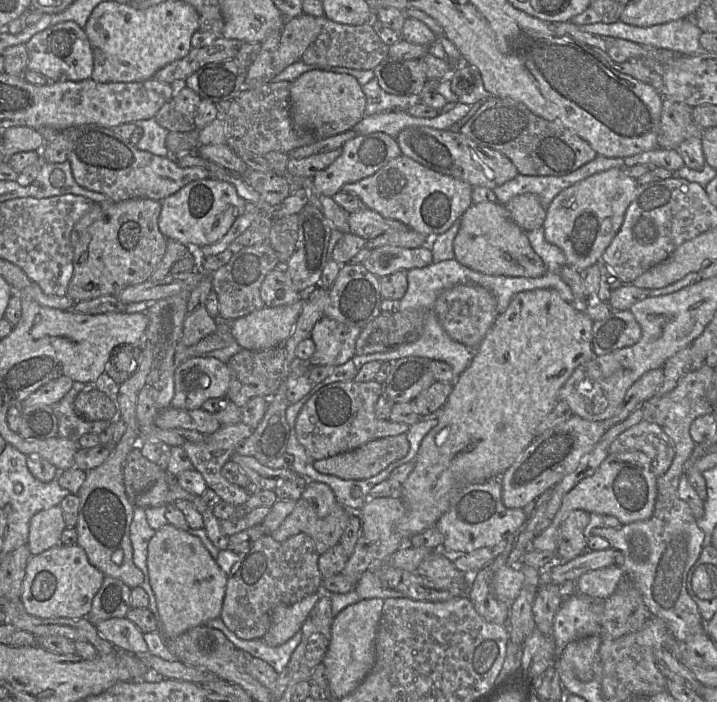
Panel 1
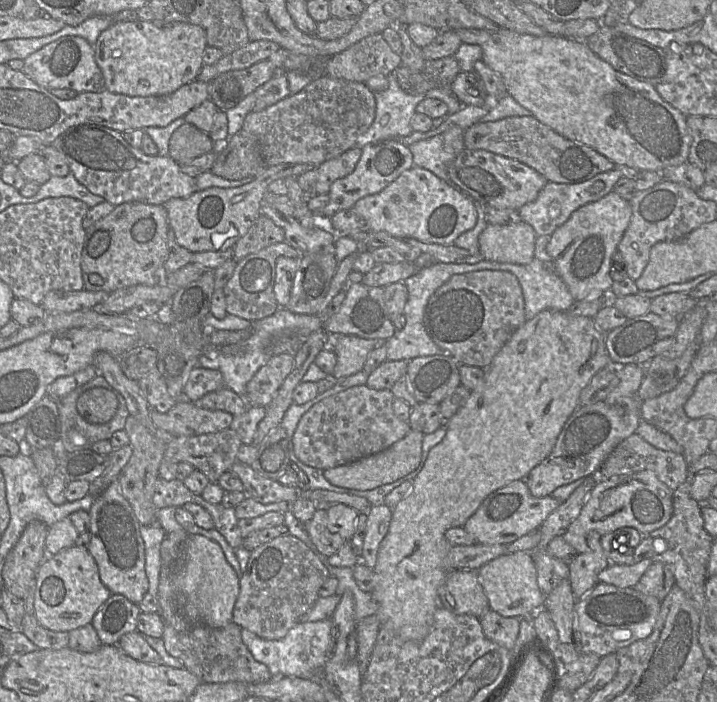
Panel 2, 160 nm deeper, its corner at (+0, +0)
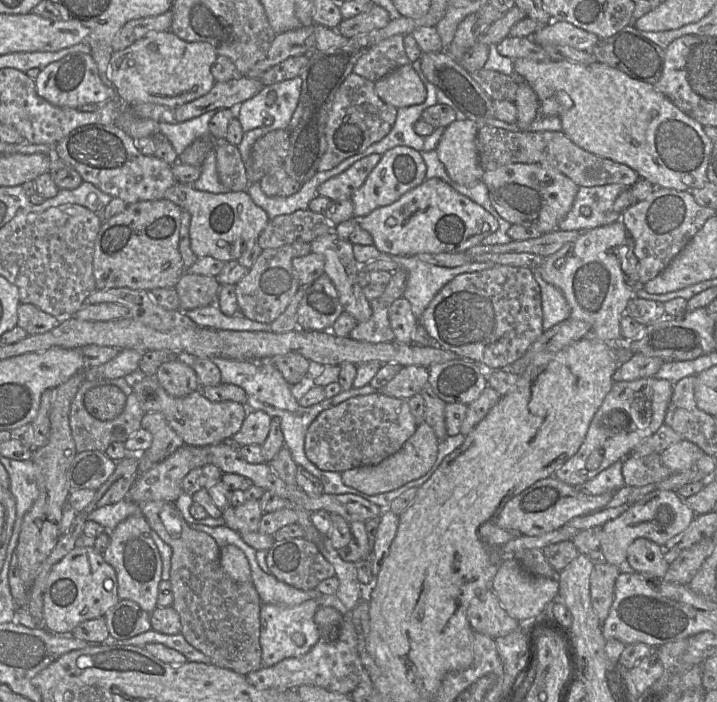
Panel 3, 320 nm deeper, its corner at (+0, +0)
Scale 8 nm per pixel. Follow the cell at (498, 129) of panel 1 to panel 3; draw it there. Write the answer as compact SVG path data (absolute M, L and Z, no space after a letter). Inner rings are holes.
M484 125L478 128L476 146L479 163L484 170L494 170L512 163L539 163L555 168L579 187L615 183L627 187L640 178L629 166L580 148L563 131L509 131Z

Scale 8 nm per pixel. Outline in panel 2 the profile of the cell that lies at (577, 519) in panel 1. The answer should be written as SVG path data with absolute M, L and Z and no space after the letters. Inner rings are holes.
M590 532L587 536L587 551L576 553L568 560L568 579L576 599L591 591L599 583L599 573L611 564L603 551L600 537L597 532Z

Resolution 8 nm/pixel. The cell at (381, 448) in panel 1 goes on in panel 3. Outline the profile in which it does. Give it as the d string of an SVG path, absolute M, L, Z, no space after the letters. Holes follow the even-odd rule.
M423 422L395 454L377 465L362 466L341 472L342 481L345 485L369 495L395 490L429 471L437 460L439 441L434 430Z

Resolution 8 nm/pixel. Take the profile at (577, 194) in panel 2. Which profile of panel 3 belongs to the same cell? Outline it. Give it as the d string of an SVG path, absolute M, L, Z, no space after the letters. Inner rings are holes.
M616 183L579 187L572 208L559 223L558 229L588 230L621 220L613 205L623 188L625 186Z

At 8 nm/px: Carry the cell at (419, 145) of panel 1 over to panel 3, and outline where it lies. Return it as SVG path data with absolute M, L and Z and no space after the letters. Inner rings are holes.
M512 163L500 166L494 170L485 170L481 182L487 189L490 202L497 213L511 224L518 224L539 229L547 233L558 229L559 223L571 210L579 186L570 178L547 165L533 163Z

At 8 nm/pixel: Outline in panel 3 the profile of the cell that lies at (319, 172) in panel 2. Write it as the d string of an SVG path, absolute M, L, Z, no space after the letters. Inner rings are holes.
M371 154L355 162L344 172L322 183L317 189L318 195L332 201L350 200L353 193L364 184L380 159L381 155Z

